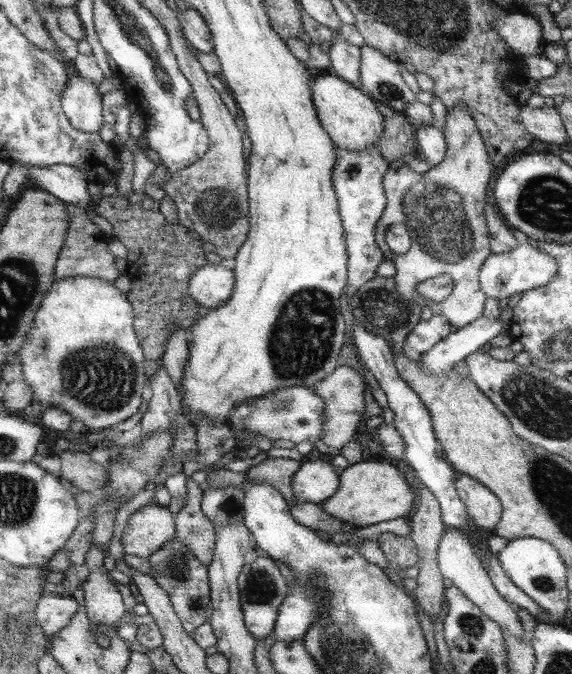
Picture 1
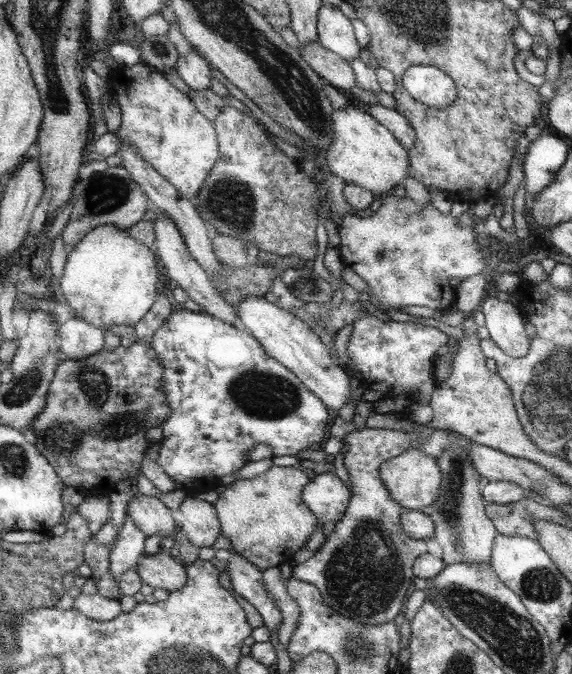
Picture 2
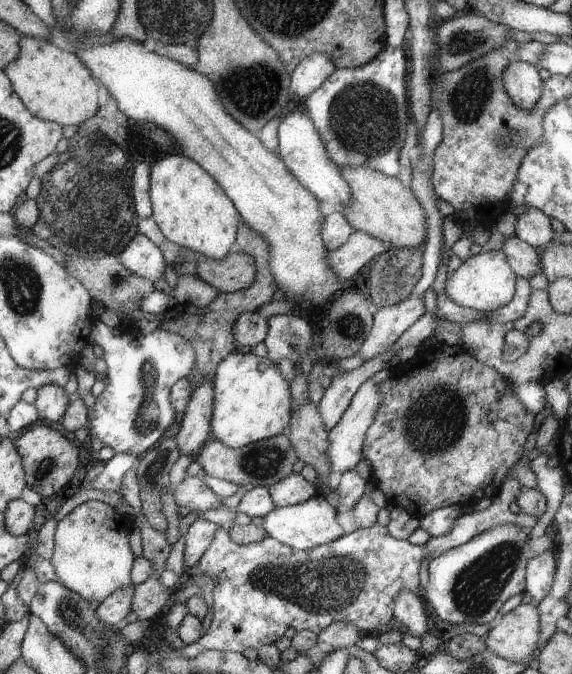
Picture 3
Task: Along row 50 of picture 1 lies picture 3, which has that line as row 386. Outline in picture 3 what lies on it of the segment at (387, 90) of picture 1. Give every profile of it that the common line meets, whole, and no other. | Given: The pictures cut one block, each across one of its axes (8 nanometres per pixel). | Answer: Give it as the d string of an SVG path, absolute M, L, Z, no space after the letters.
M367 380L367 382L363 382L363 386L359 386L357 394L351 398L349 408L343 412L341 420L329 430L331 472L341 472L343 474L343 472L355 468L357 462L363 458L365 438L367 438L367 432L369 432L371 424L375 422L375 416L377 416L377 412L381 408L381 402L383 402L383 394L381 394L381 388L379 388L377 382Z

